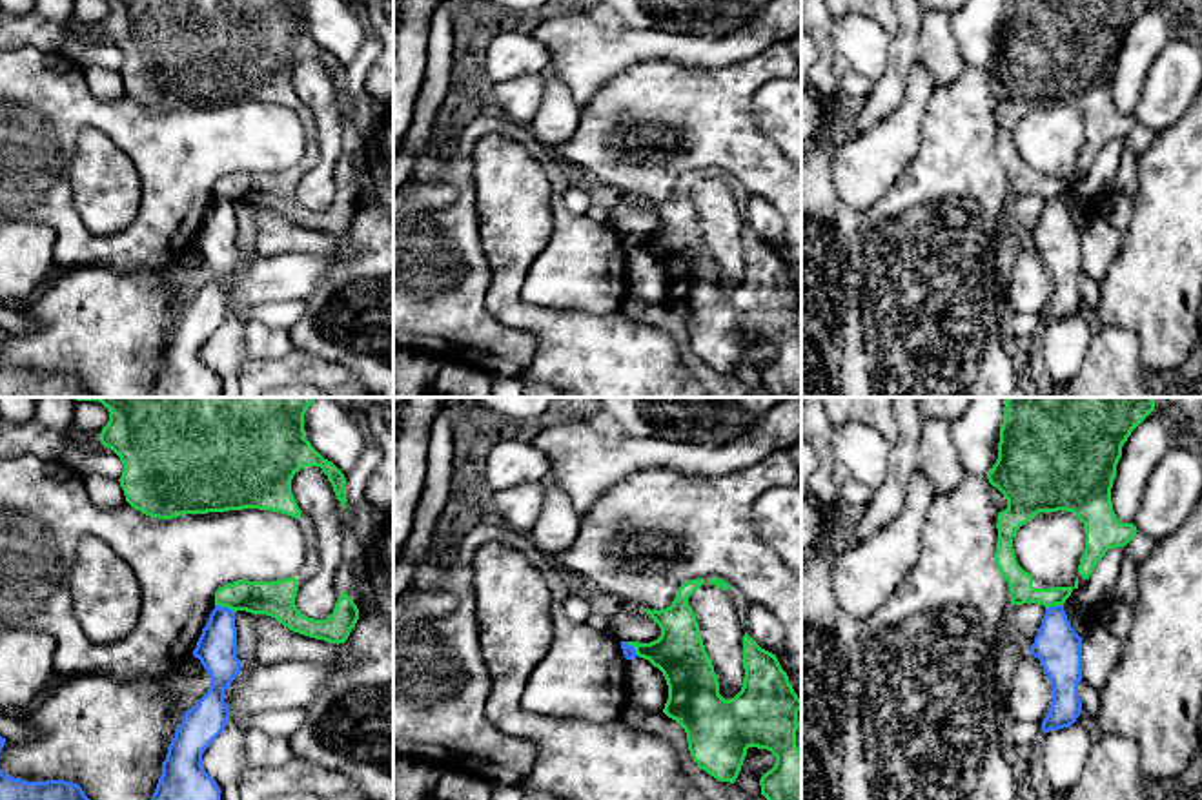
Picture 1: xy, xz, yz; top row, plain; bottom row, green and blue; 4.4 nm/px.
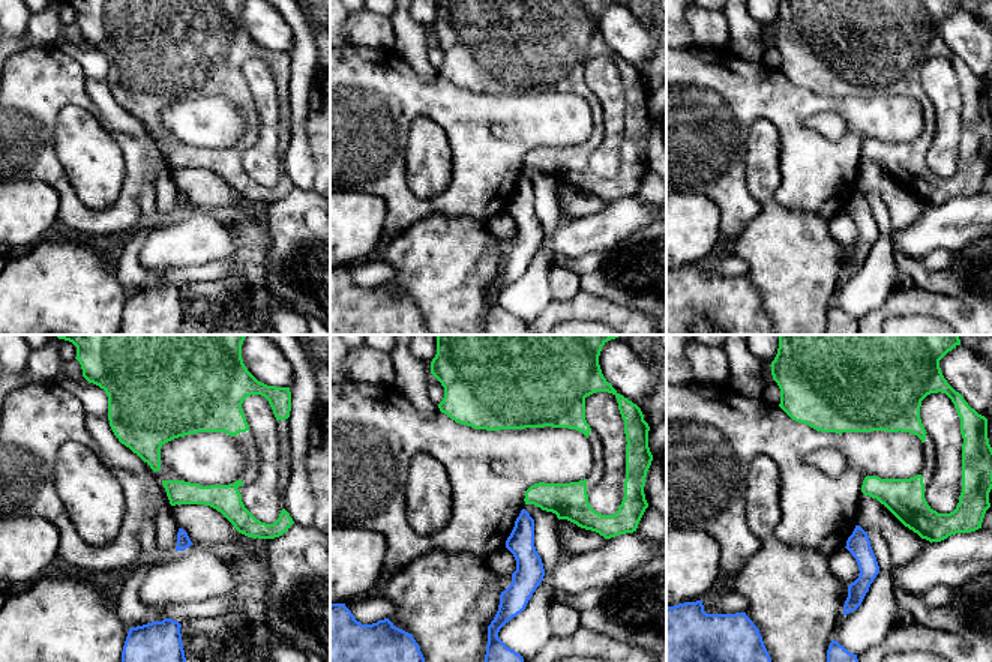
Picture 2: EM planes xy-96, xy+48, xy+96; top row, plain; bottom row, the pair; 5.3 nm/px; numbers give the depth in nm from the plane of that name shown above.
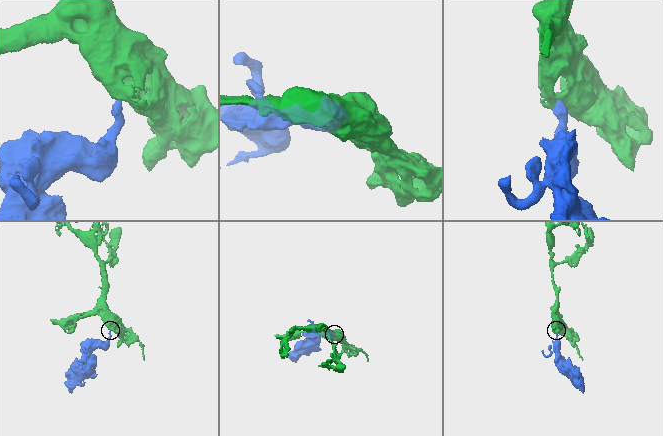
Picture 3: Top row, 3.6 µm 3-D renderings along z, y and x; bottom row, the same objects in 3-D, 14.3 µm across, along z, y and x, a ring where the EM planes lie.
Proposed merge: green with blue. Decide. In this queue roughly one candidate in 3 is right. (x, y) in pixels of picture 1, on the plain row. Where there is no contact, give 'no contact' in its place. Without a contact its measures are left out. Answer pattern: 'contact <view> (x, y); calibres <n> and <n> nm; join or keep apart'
contact xy (224, 197); calibres 160 and 180 nm; keep apart

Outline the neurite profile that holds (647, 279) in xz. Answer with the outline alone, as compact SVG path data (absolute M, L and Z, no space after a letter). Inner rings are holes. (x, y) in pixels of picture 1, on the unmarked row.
M645 250L626 253L626 293L647 301L663 303L668 292L668 277L663 264Z

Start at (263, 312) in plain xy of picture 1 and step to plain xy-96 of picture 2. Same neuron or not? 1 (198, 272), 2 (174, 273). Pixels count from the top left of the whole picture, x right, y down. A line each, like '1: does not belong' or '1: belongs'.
1: belongs
2: belongs

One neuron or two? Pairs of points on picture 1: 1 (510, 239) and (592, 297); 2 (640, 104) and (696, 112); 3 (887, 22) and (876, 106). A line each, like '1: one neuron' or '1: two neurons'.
1: two neurons
2: one neuron
3: two neurons

